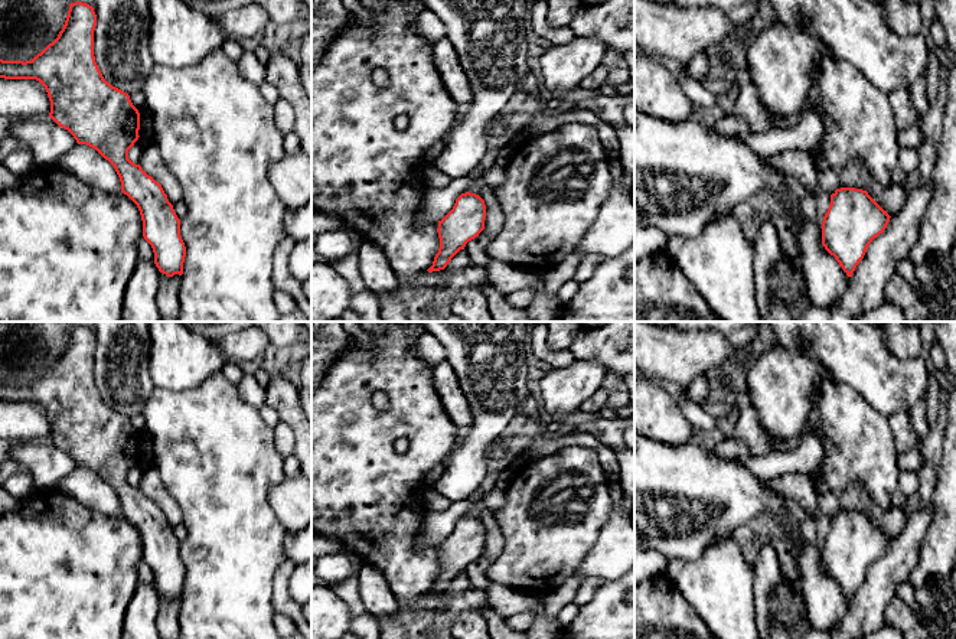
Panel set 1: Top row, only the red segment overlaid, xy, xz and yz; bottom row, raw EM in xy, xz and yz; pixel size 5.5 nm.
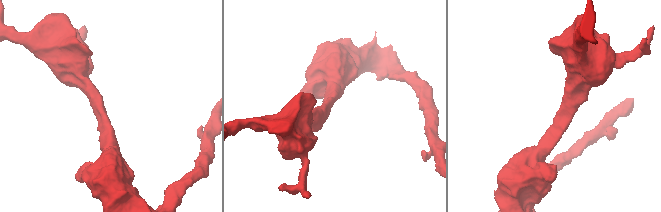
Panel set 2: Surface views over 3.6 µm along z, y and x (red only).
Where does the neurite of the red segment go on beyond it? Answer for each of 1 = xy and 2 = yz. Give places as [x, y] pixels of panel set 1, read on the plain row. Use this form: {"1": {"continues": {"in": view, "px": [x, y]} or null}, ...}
{"1": {"continues": null}, "2": {"continues": null}}

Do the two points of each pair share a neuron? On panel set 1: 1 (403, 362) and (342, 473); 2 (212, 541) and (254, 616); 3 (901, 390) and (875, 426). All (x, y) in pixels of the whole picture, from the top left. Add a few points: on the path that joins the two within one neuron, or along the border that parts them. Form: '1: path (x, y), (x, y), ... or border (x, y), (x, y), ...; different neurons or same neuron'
1: path (403, 390), (403, 411), (368, 446); same neuron
2: path (229, 560), (229, 592), (235, 597); same neuron
3: border (858, 393), (887, 417); different neurons

